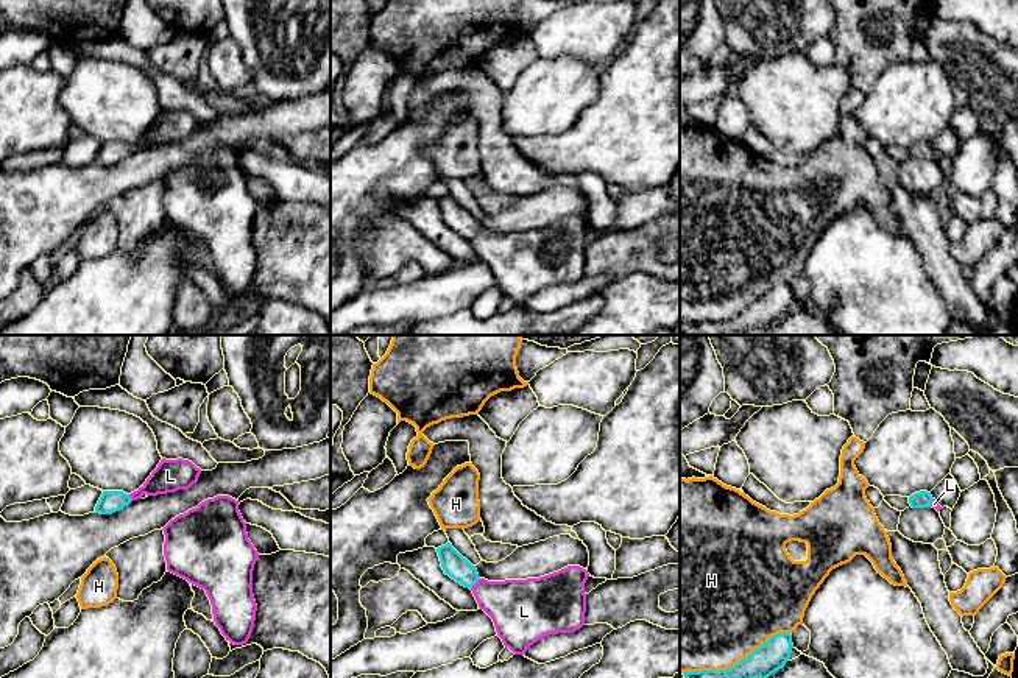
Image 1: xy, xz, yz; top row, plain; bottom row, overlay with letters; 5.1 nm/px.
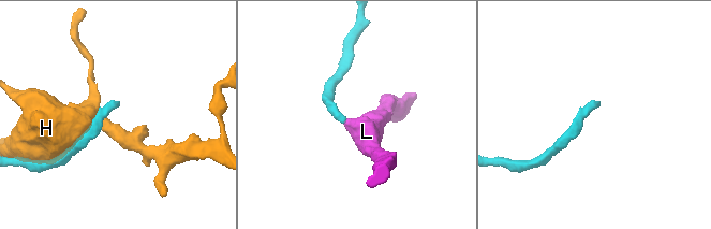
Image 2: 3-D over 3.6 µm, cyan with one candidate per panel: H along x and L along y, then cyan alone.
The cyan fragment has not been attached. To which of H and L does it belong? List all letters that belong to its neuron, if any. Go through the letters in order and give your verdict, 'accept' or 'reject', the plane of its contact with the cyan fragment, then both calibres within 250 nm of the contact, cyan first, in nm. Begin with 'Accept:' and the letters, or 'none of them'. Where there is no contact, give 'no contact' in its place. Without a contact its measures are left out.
Accept: L
H: reject; contact in yz; calibres 160 and 500 nm
L: accept; contact in xz; calibres 120 and 280 nm

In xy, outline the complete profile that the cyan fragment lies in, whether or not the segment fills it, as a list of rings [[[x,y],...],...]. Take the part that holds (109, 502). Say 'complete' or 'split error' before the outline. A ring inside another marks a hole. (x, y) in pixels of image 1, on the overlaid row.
split error; [[[162,458],[157,468],[137,491],[131,494],[123,491],[103,491],[95,507],[95,513],[112,514],[128,507],[133,500],[142,499],[143,494],[157,496],[175,493],[178,489],[189,489],[198,482],[200,474],[201,469],[189,460]]]

